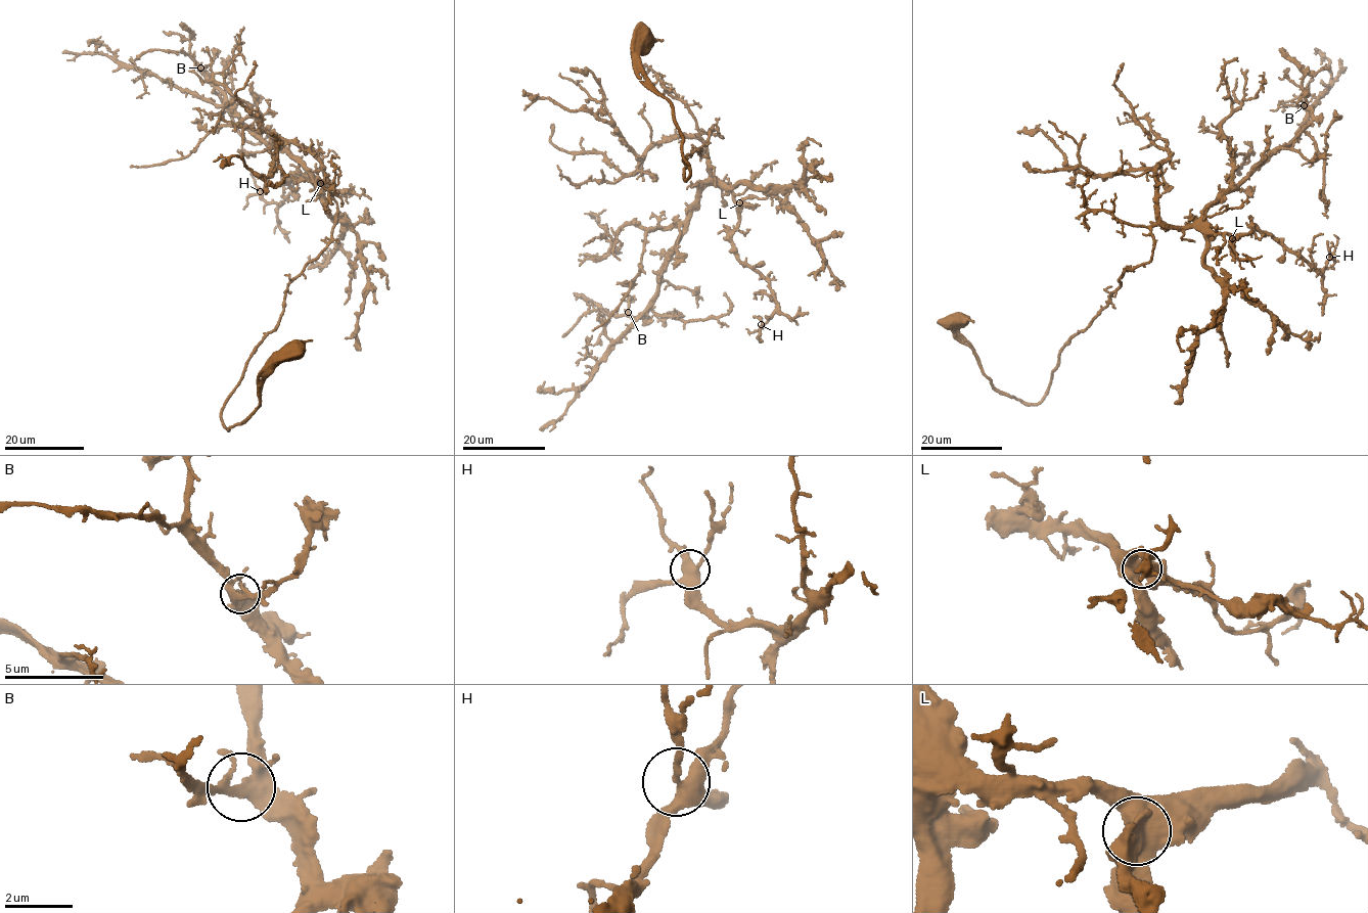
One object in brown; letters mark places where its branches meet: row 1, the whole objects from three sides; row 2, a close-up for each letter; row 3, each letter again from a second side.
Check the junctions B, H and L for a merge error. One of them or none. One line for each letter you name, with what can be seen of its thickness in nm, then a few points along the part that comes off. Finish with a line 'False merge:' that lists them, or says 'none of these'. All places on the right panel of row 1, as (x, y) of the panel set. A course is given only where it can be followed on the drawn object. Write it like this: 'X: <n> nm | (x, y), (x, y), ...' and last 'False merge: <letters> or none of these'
False merge: none of these

